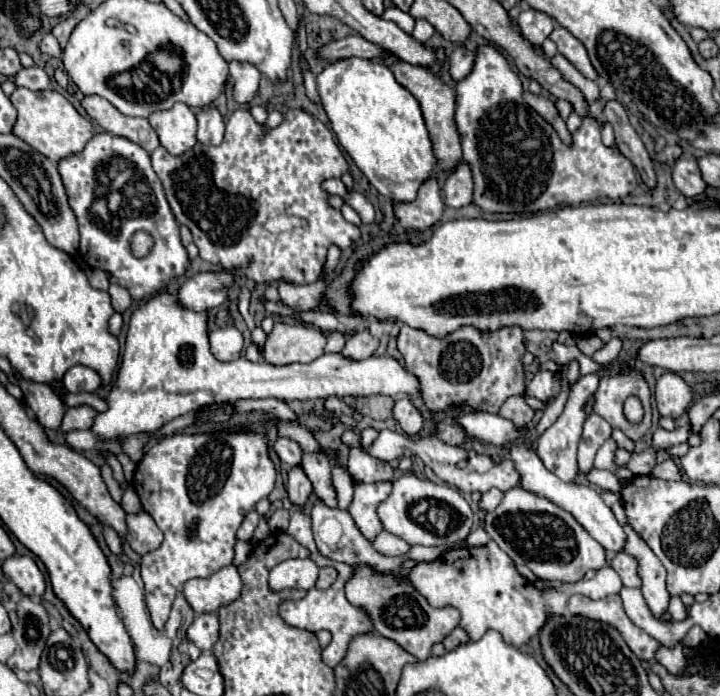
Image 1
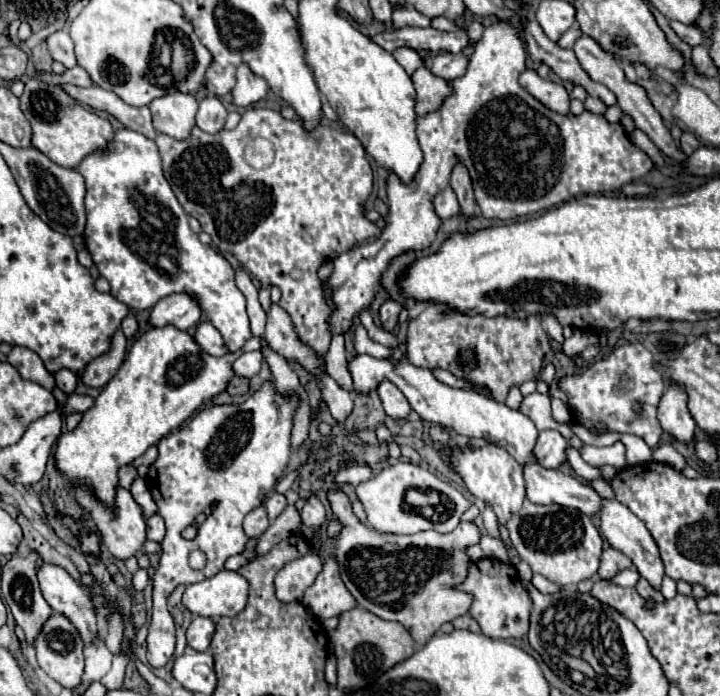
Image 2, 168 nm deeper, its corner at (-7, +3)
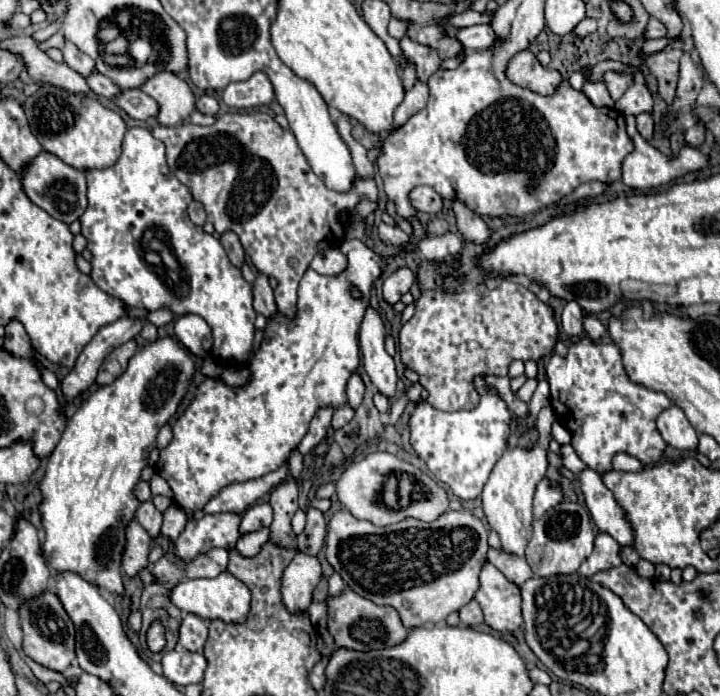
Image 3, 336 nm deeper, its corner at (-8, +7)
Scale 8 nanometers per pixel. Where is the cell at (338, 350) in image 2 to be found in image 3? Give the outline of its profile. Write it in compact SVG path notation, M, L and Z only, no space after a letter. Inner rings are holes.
M353 373L349 377L349 383L347 383L347 401L349 401L349 407L351 409L357 409L361 405L363 391L365 391L365 385L363 385L361 377L357 373Z

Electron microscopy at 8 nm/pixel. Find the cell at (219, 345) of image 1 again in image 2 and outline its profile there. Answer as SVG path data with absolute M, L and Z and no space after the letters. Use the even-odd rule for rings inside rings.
M200 323L196 333L194 333L194 339L210 355L222 357L228 353L228 349L224 347L224 339L222 339L220 331L216 331L216 327L212 327L212 323Z

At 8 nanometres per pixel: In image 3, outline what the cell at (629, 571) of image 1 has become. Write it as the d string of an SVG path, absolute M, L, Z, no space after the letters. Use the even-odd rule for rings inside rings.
M599 531L597 539L595 539L593 555L589 555L589 559L585 559L585 563L581 565L579 573L583 577L591 577L597 571L603 571L603 569L609 569L609 567L617 567L621 563L623 561L621 561L619 543L611 535L605 535L603 531Z

